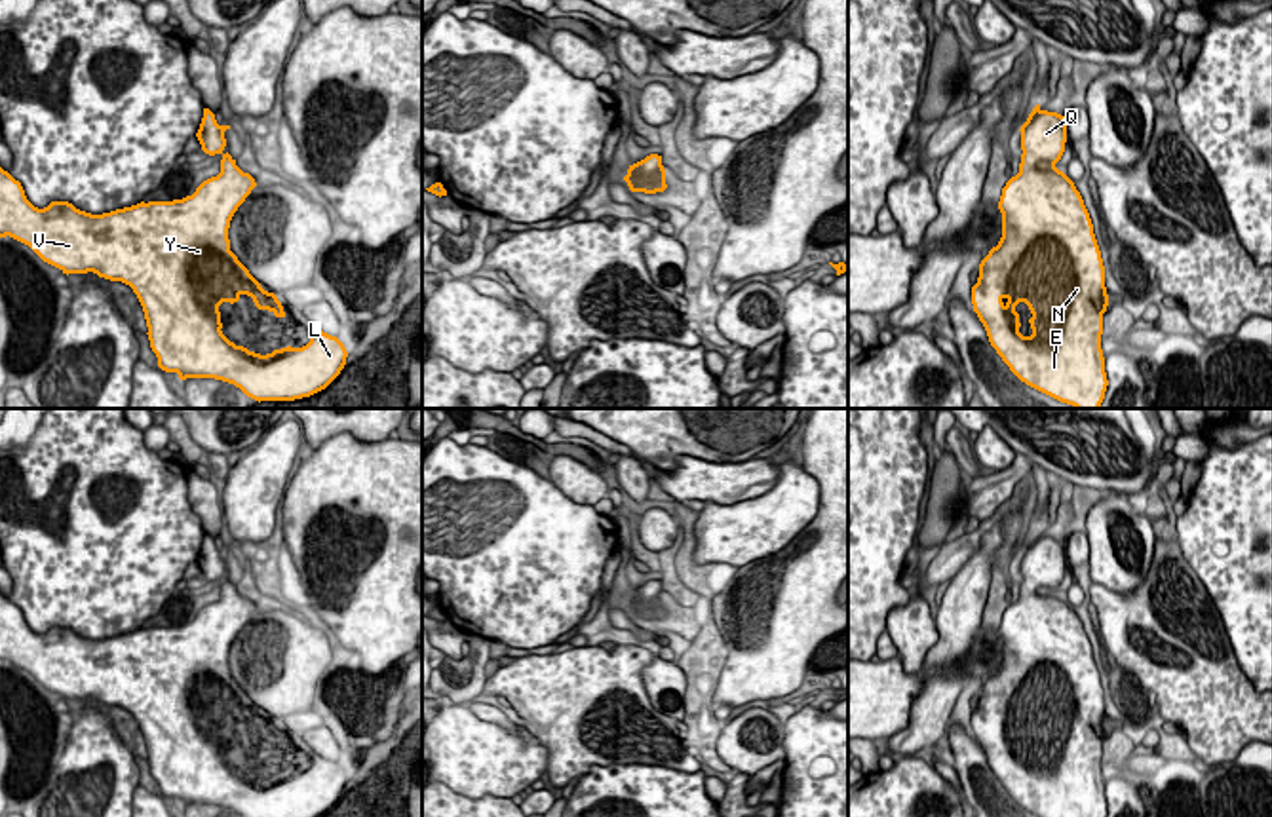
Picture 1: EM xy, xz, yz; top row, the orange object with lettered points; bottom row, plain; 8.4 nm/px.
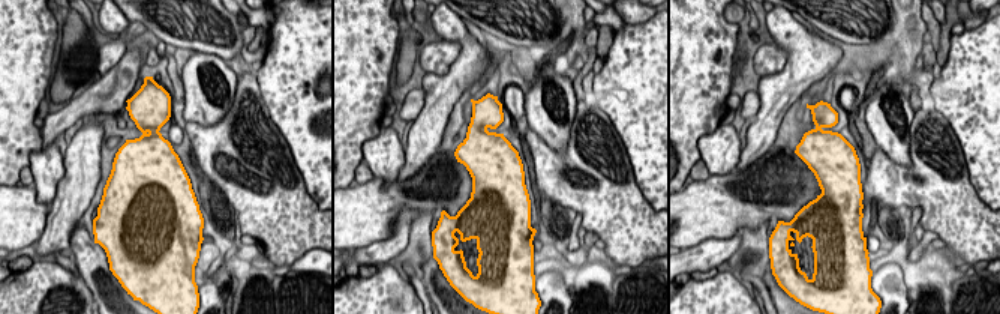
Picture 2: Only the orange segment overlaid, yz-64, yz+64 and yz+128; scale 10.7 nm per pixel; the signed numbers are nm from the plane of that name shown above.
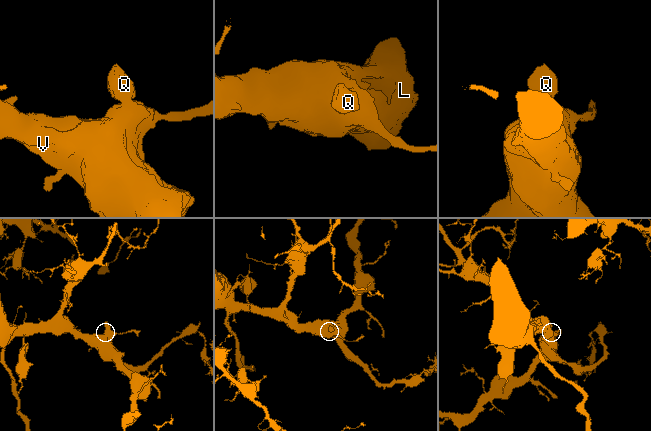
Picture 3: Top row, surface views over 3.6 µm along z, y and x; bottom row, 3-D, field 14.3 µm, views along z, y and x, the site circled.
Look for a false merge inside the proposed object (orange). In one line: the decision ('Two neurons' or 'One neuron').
One neuron

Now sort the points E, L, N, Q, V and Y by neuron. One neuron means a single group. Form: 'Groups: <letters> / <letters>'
Groups: E L N Q V Y

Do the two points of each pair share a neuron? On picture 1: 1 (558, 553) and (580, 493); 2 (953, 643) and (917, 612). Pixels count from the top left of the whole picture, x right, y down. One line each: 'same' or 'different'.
1: different
2: different

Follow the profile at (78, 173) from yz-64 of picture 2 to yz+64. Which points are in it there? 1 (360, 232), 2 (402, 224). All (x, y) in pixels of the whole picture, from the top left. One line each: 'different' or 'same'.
1: different
2: same

